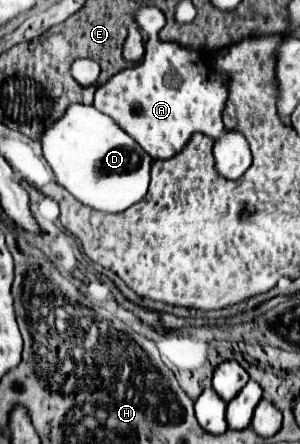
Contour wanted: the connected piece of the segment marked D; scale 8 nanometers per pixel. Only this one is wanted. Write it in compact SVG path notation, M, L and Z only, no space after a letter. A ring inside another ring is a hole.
M71 104L65 114L41 134L41 146L57 182L79 202L95 210L123 212L147 194L153 158L147 156L111 116L105 116L95 106Z

